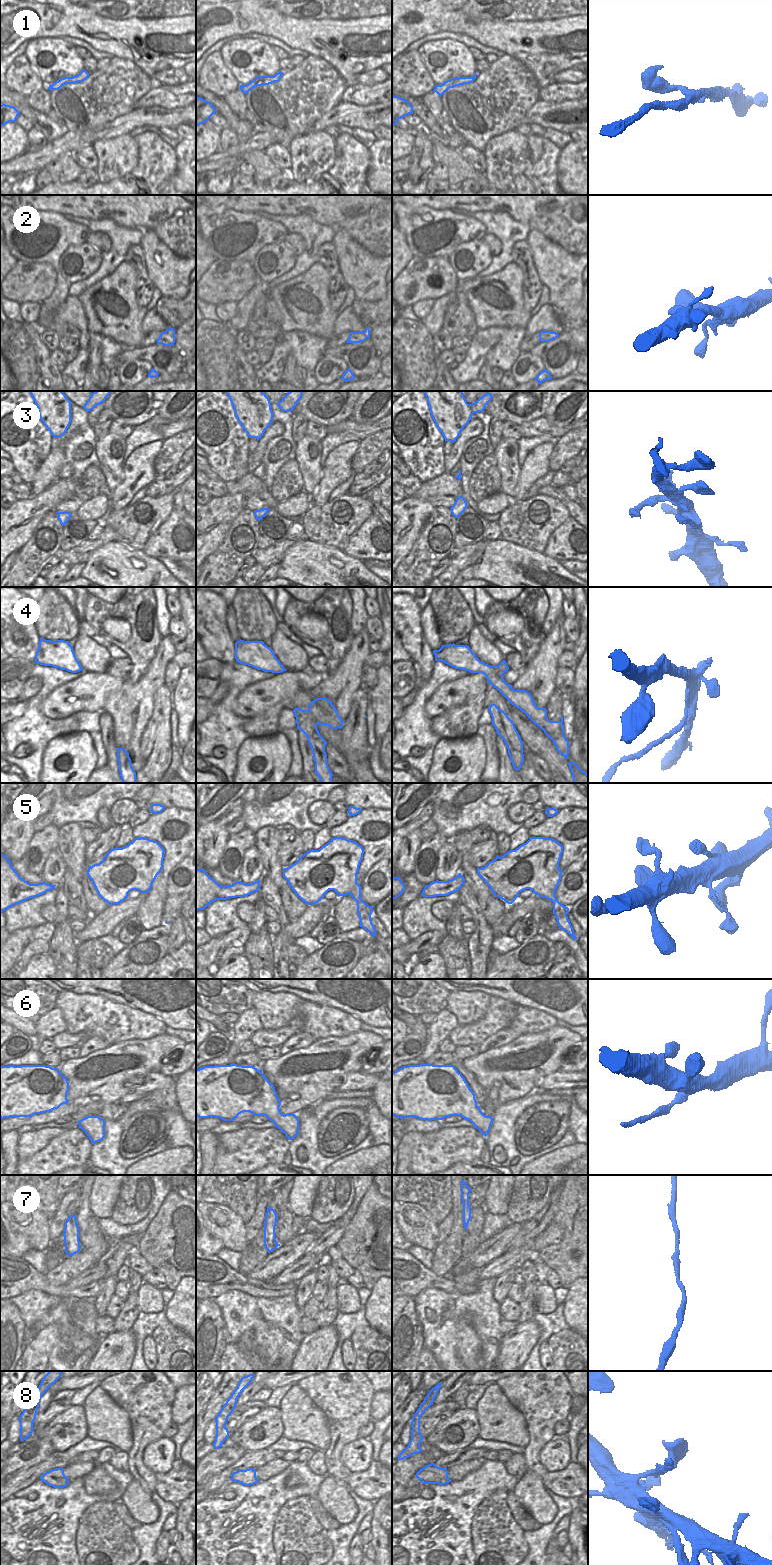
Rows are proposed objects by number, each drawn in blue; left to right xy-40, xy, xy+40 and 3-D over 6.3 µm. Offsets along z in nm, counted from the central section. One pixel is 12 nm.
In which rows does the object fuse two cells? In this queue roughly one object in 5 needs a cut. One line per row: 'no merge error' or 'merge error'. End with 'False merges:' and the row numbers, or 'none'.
1: no merge error
2: no merge error
3: no merge error
4: merge error
5: no merge error
6: merge error
7: no merge error
8: no merge error
False merges: 4, 6

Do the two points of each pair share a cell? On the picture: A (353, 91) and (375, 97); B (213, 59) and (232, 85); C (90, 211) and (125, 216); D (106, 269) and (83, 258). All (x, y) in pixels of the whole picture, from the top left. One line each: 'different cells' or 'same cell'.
A: same cell
B: same cell
C: same cell
D: different cells

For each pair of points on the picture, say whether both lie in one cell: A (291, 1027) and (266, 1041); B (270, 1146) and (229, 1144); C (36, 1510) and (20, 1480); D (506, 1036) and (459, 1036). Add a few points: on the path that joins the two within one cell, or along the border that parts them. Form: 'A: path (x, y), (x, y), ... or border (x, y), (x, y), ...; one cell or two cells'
A: path (285, 1032), (278, 1037), (272, 1038); one cell
B: border (253, 1129), (245, 1142), (231, 1152), (219, 1144); two cells
C: border (39, 1478), (18, 1490), (10, 1498); two cells
D: border (508, 1026), (488, 1036), (479, 1045); two cells

